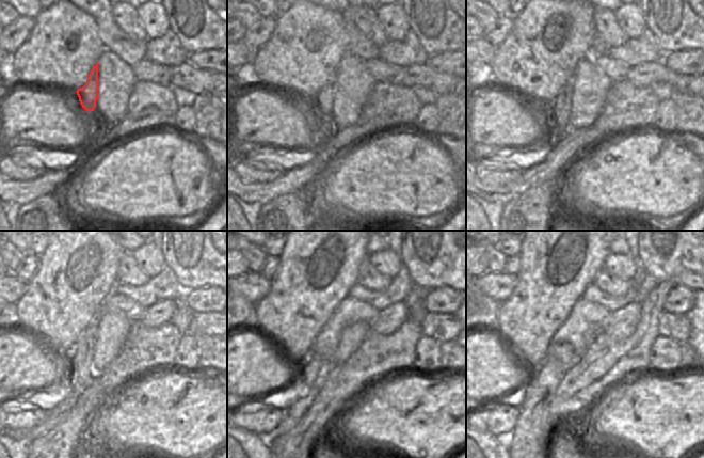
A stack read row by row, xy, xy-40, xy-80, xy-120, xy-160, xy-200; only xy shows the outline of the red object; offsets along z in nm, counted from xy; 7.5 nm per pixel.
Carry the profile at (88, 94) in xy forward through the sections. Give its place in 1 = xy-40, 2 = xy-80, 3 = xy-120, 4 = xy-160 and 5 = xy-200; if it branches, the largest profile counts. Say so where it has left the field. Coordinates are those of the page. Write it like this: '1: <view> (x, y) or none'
1: xy-40 (323, 100)
2: xy-80 (559, 110)
3: xy-120 (80, 358)
4: xy-160 (314, 370)
5: xy-200 (523, 443)

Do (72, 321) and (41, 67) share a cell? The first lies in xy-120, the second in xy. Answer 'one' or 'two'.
one

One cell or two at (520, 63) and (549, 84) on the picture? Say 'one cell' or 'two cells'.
one cell

